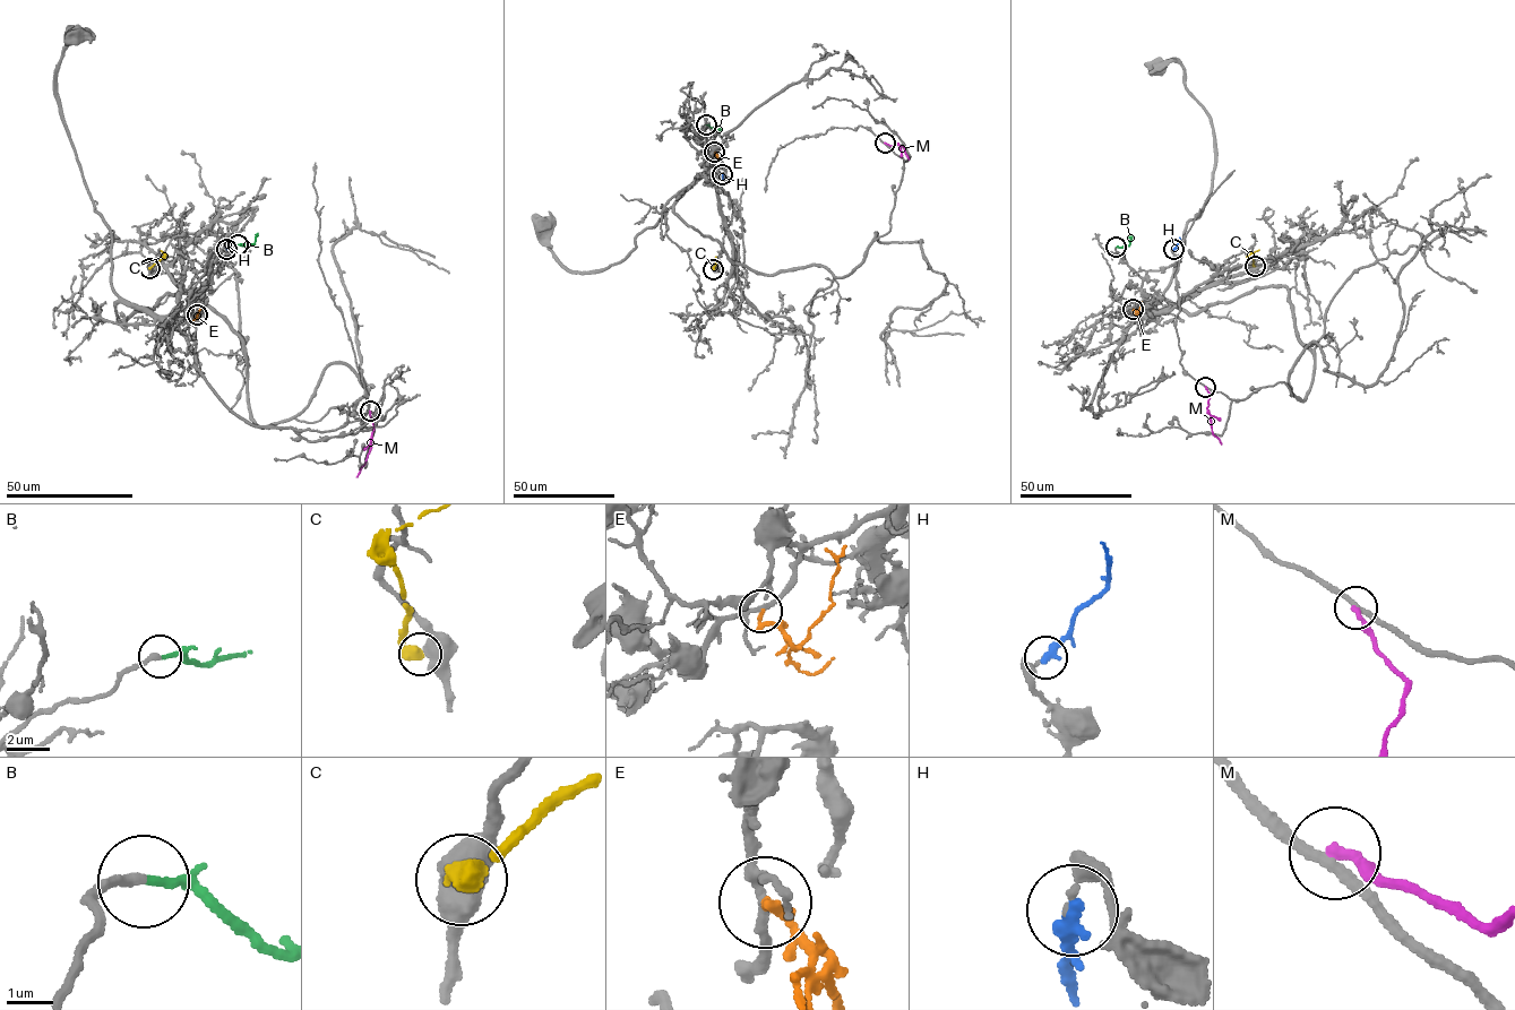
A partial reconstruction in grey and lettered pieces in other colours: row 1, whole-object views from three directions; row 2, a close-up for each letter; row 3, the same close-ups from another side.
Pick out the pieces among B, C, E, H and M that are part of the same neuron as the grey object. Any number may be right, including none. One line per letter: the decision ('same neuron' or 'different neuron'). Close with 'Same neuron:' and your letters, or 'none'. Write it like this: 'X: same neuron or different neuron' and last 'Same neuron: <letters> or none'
B: same neuron
C: different neuron
E: different neuron
H: different neuron
M: different neuron
Same neuron: B

